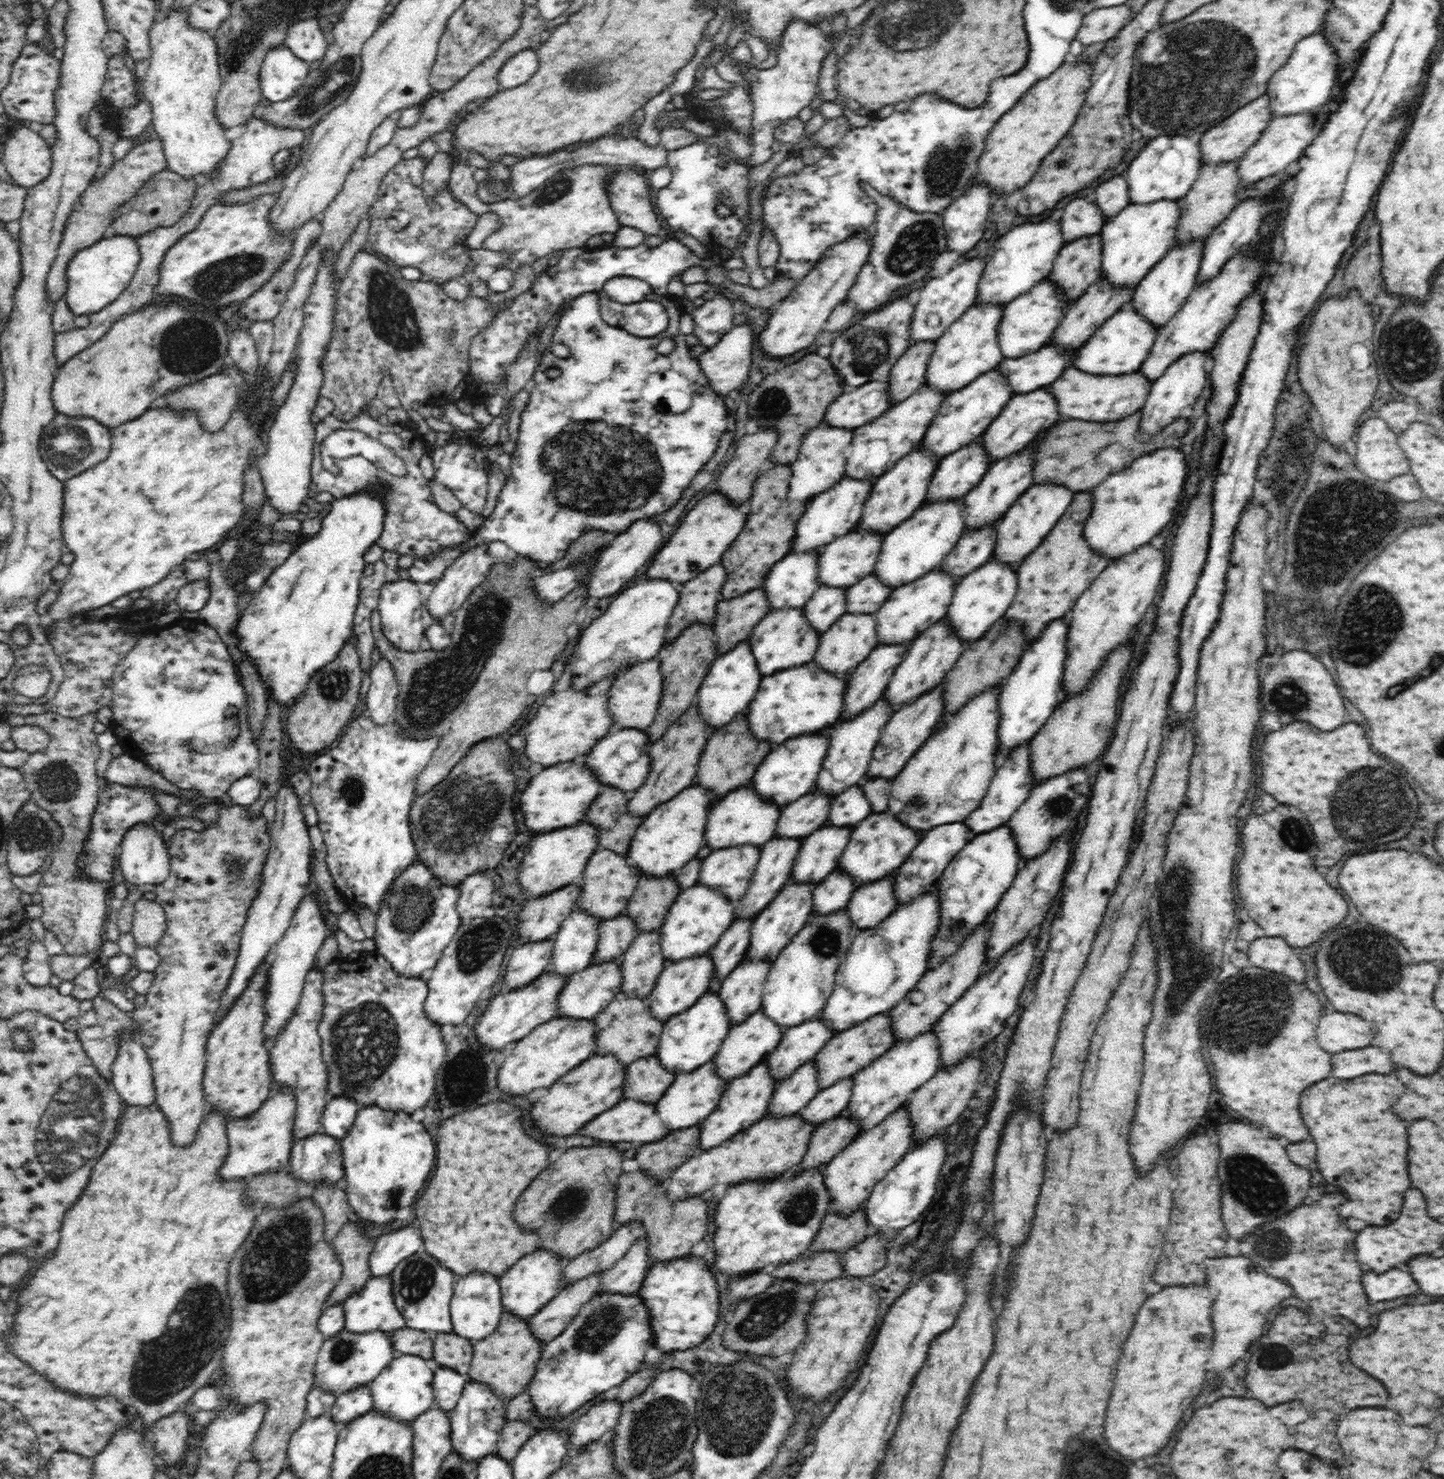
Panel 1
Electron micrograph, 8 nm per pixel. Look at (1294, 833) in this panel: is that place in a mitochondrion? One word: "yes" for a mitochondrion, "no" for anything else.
yes

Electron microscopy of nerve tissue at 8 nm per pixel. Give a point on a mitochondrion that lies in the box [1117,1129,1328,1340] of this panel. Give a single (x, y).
(1250, 1183)

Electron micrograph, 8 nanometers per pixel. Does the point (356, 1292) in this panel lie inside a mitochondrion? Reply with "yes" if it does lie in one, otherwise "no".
no

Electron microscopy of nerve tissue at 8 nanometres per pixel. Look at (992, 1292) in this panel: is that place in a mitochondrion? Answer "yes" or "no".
no

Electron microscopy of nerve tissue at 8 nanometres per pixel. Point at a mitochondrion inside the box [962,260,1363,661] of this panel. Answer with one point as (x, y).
(1290, 608)

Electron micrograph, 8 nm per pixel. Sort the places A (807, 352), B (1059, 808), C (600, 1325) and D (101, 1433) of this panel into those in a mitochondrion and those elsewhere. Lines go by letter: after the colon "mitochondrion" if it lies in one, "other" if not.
A: other
B: mitochondrion
C: mitochondrion
D: other

